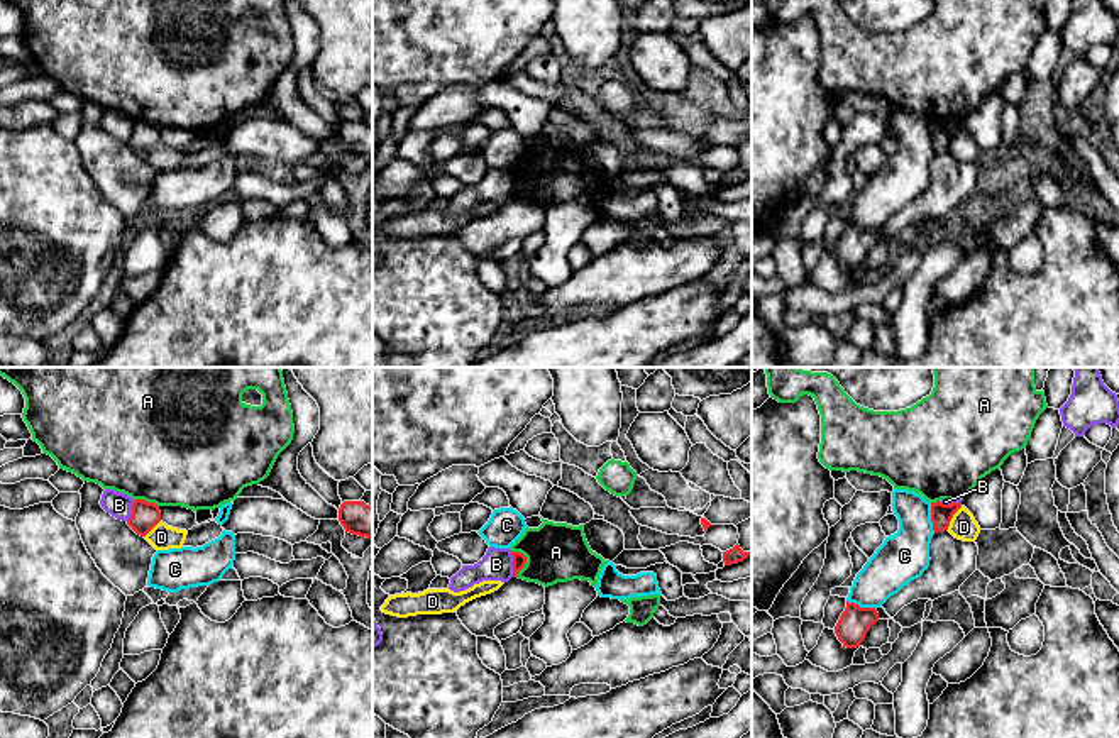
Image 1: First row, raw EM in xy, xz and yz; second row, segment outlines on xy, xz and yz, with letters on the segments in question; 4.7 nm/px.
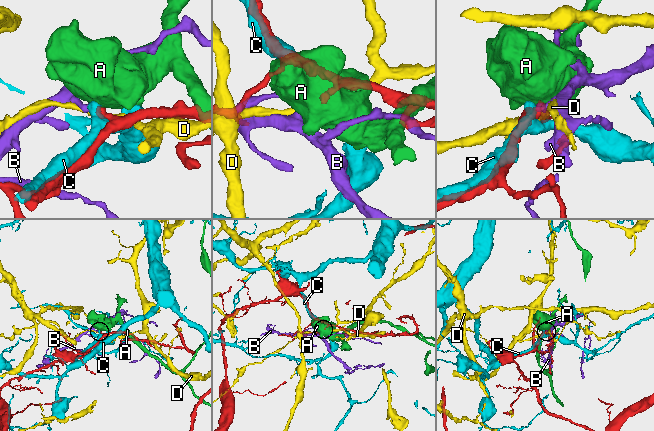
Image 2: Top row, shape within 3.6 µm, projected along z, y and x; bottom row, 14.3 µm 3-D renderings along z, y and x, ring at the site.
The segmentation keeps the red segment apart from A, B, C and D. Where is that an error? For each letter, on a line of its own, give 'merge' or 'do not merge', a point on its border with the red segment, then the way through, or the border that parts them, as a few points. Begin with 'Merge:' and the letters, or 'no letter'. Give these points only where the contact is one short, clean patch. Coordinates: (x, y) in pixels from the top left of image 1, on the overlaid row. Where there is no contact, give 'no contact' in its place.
Merge: no letter
A: do not merge | xz (525, 561)
B: do not merge | xz (513, 564)
C: do not merge | yz (931, 518)
D: do not merge | yz (952, 517)

